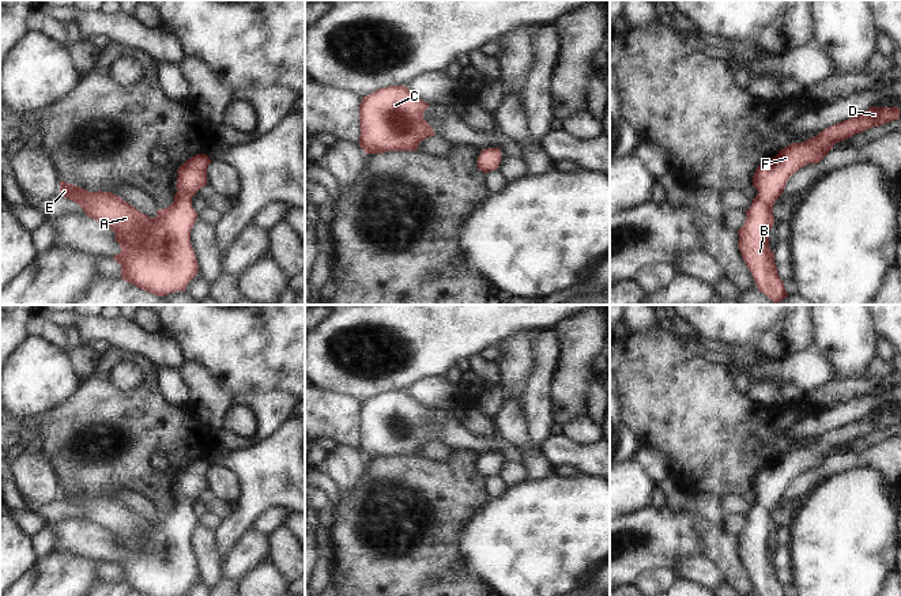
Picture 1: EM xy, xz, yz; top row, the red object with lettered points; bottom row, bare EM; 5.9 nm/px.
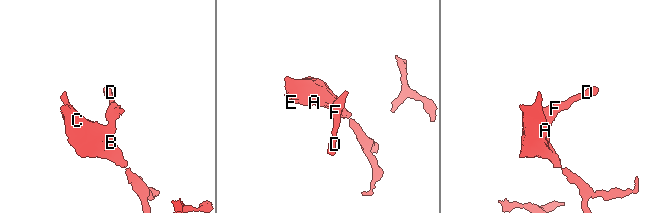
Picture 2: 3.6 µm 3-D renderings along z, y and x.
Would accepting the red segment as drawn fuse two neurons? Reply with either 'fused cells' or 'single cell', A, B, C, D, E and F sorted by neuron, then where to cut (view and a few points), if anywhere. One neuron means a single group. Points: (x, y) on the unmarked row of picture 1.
single cell; A B C D E F; no cut

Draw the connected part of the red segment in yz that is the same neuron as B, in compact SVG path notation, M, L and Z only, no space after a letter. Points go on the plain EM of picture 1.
M871 411L863 419L832 430L806 446L789 449L757 472L753 491L758 499L746 514L744 529L738 535L738 551L758 596L785 596L784 586L777 578L774 558L769 552L769 536L774 528L774 506L789 482L806 469L819 468L836 448L898 423L897 411Z

